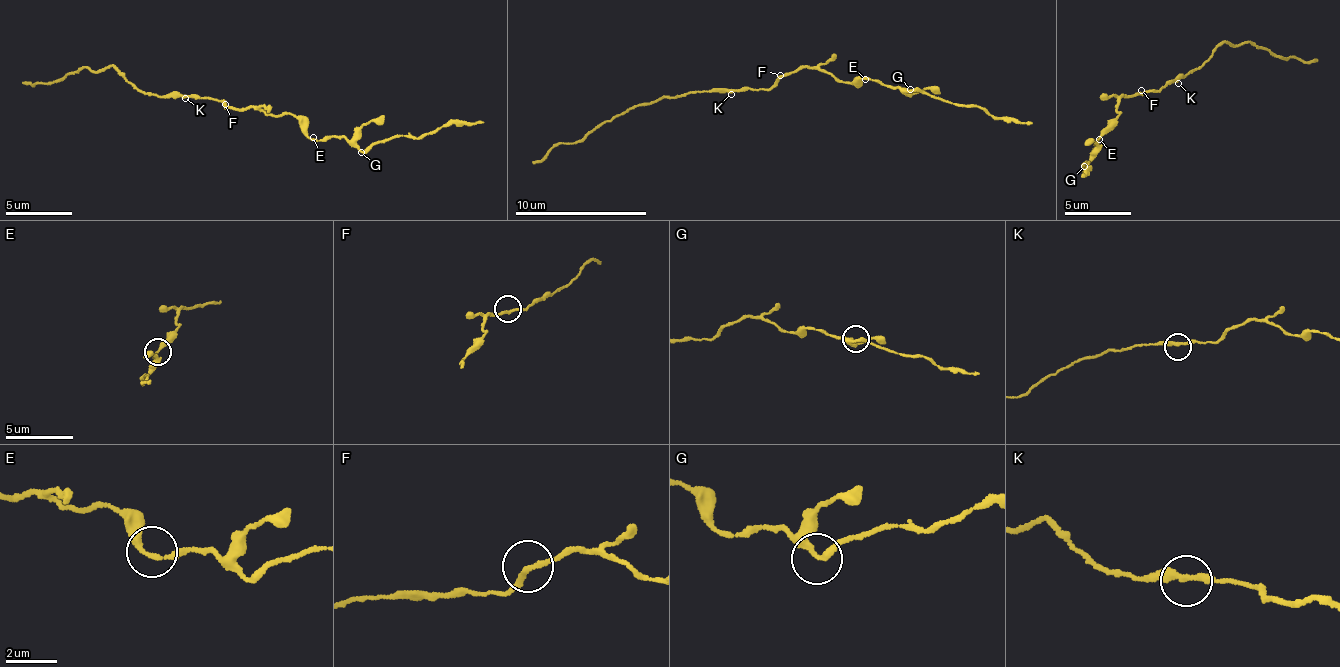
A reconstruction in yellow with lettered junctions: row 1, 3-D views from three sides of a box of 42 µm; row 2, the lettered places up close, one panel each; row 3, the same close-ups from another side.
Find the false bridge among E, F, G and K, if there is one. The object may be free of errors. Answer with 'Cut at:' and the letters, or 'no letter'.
Cut at: no letter

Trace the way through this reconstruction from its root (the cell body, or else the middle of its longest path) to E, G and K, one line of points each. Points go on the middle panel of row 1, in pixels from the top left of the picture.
E: (782, 77), (803, 67), (830, 71), (839, 80), (856, 84), (865, 79)
G: (782, 77), (803, 67), (830, 71), (839, 80), (856, 84), (862, 79), (881, 81), (905, 91), (910, 88)
K: (782, 77), (766, 90), (741, 88), (731, 94)

